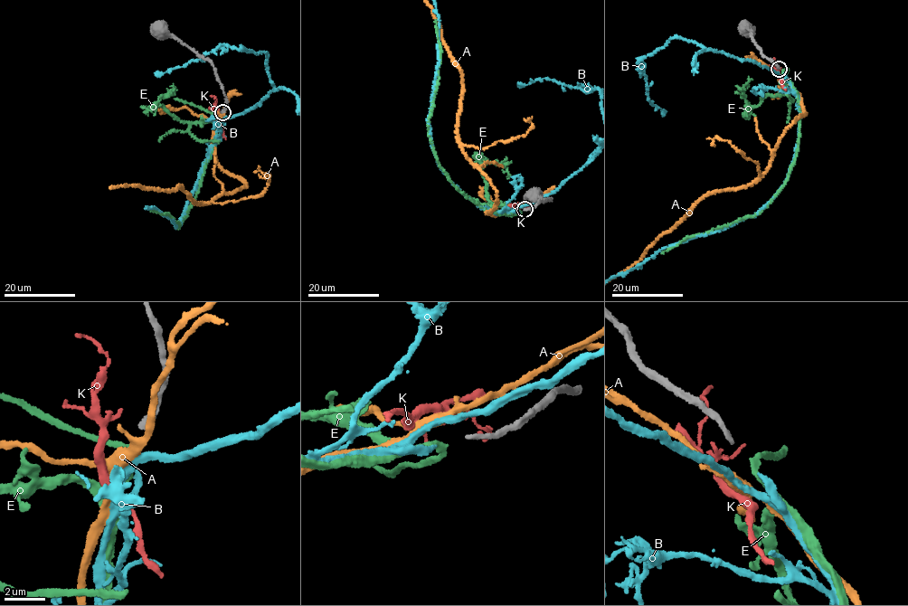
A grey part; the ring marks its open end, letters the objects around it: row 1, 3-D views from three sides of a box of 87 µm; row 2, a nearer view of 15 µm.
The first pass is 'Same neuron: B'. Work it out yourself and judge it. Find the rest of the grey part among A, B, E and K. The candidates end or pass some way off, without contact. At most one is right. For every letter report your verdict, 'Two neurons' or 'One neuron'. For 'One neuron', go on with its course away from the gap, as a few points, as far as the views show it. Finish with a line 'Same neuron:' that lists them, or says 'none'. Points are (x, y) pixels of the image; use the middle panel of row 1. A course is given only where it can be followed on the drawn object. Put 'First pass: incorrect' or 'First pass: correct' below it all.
A: Two neurons
B: One neuron
E: Two neurons
K: Two neurons
Same neuron: B
First pass: correct

